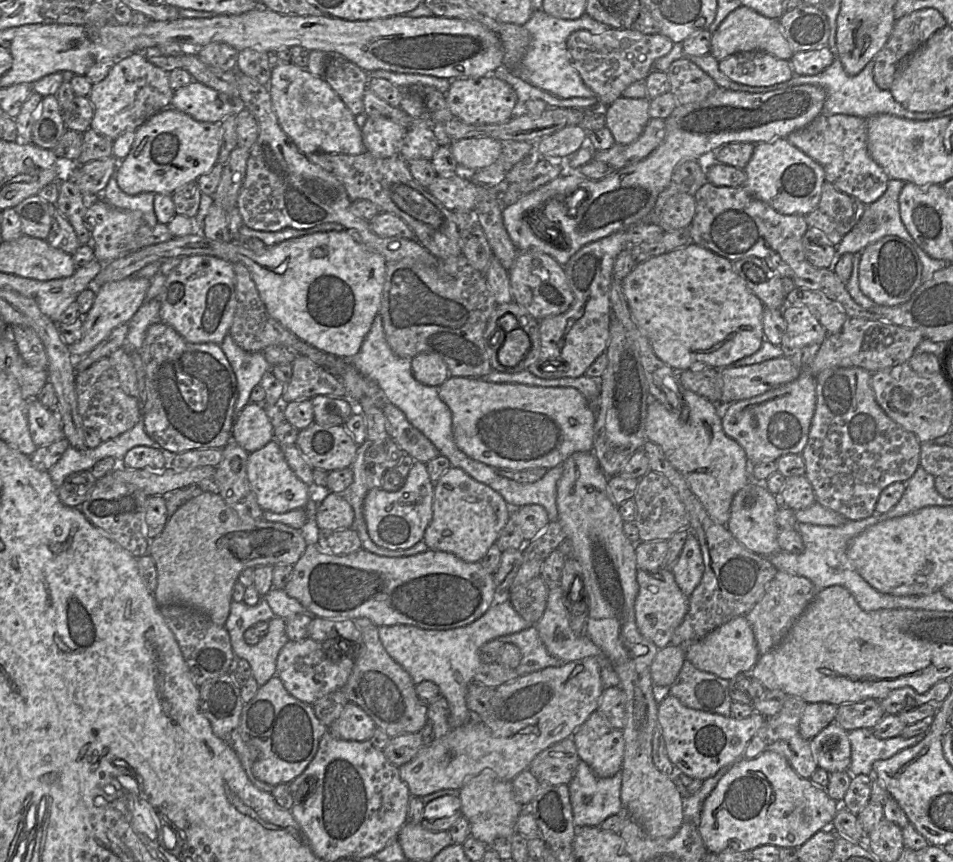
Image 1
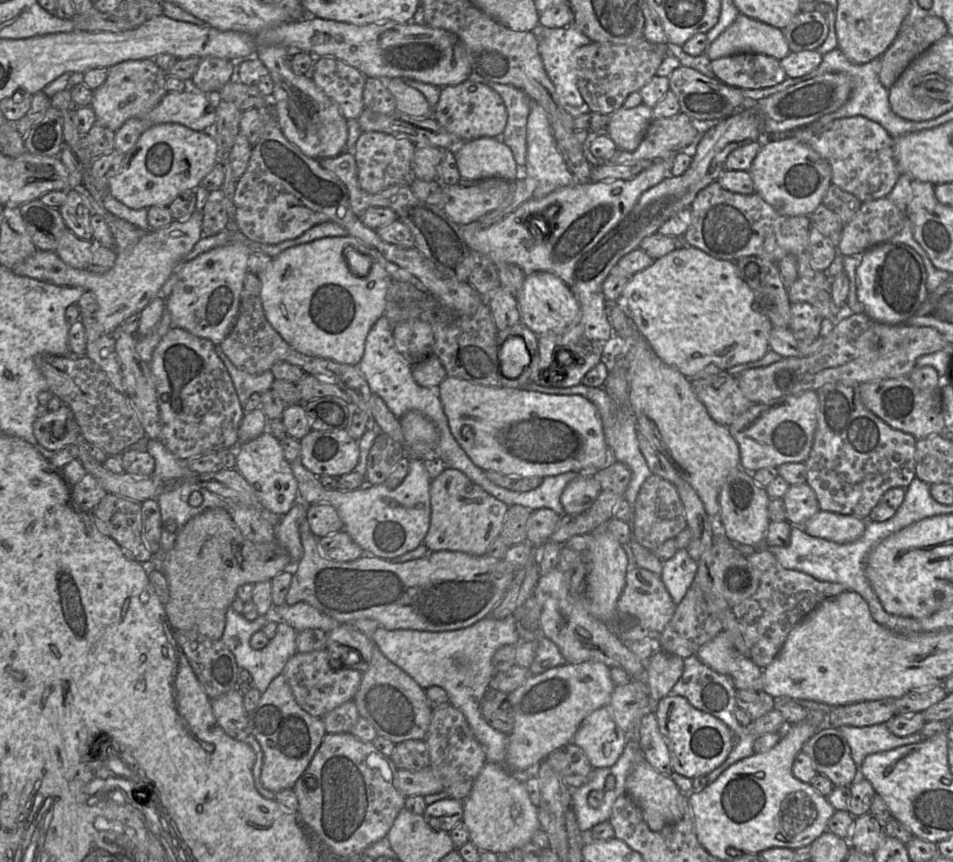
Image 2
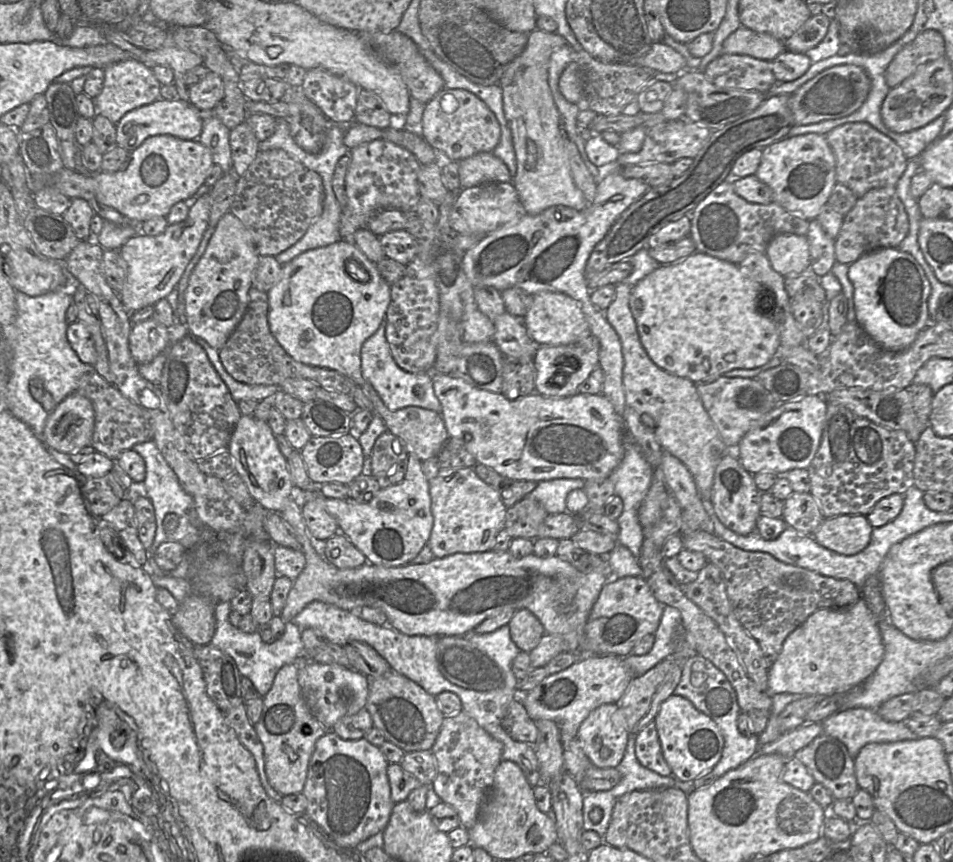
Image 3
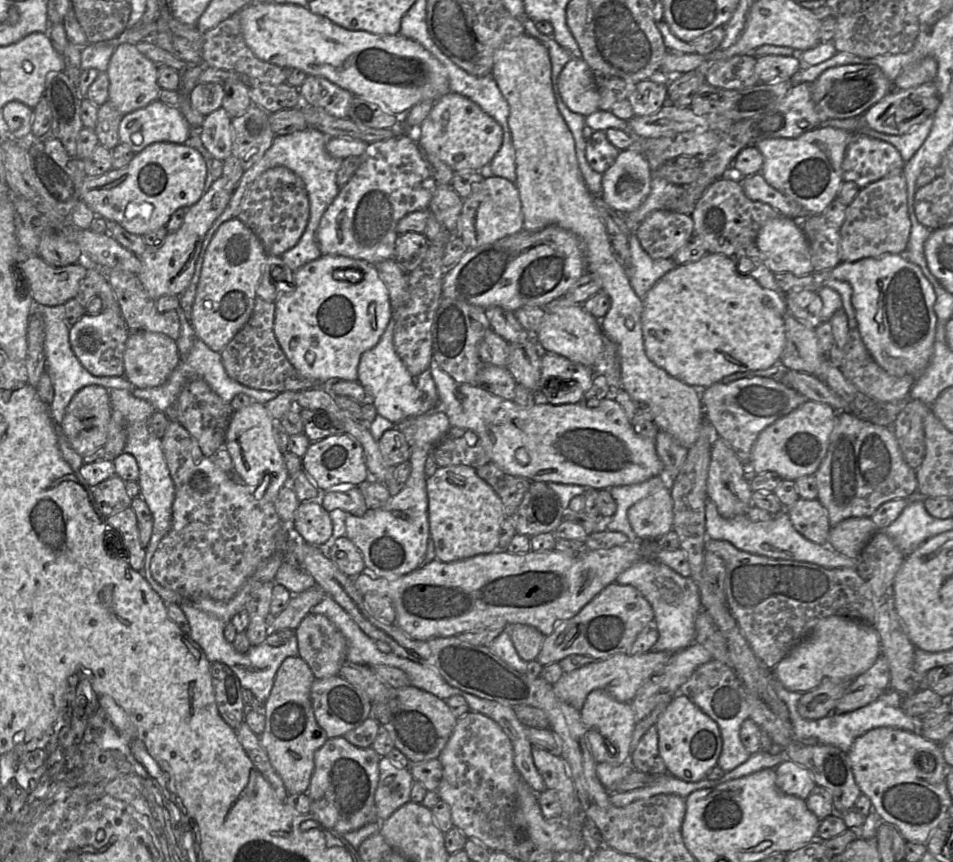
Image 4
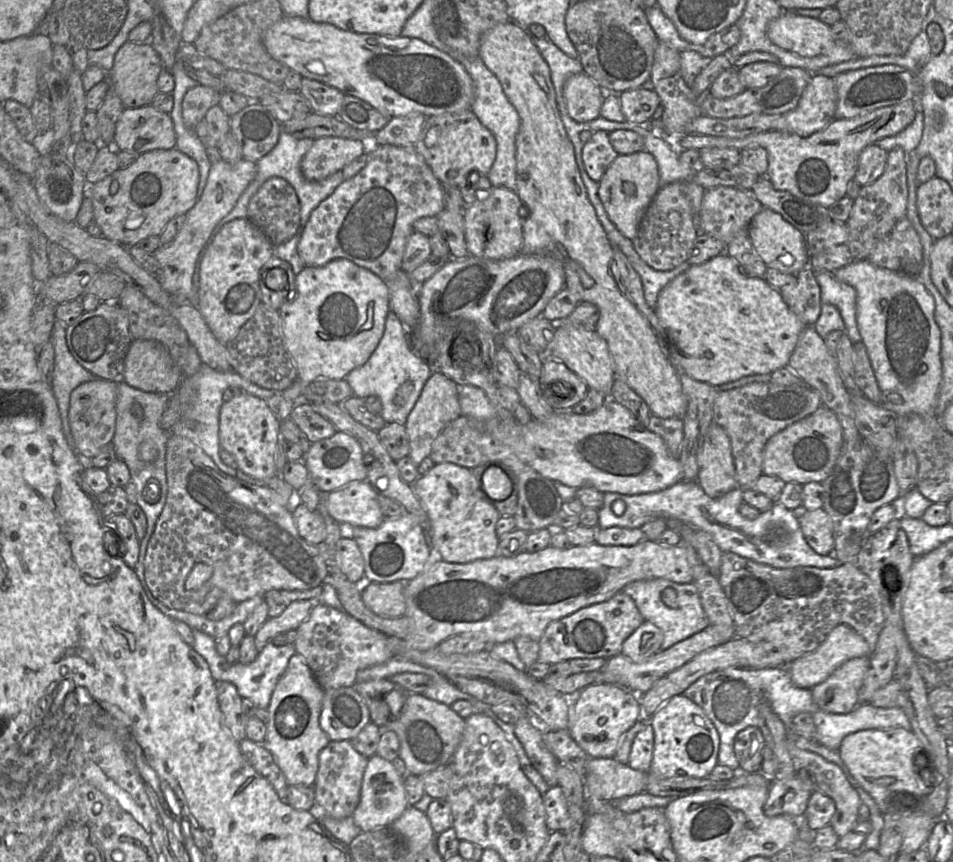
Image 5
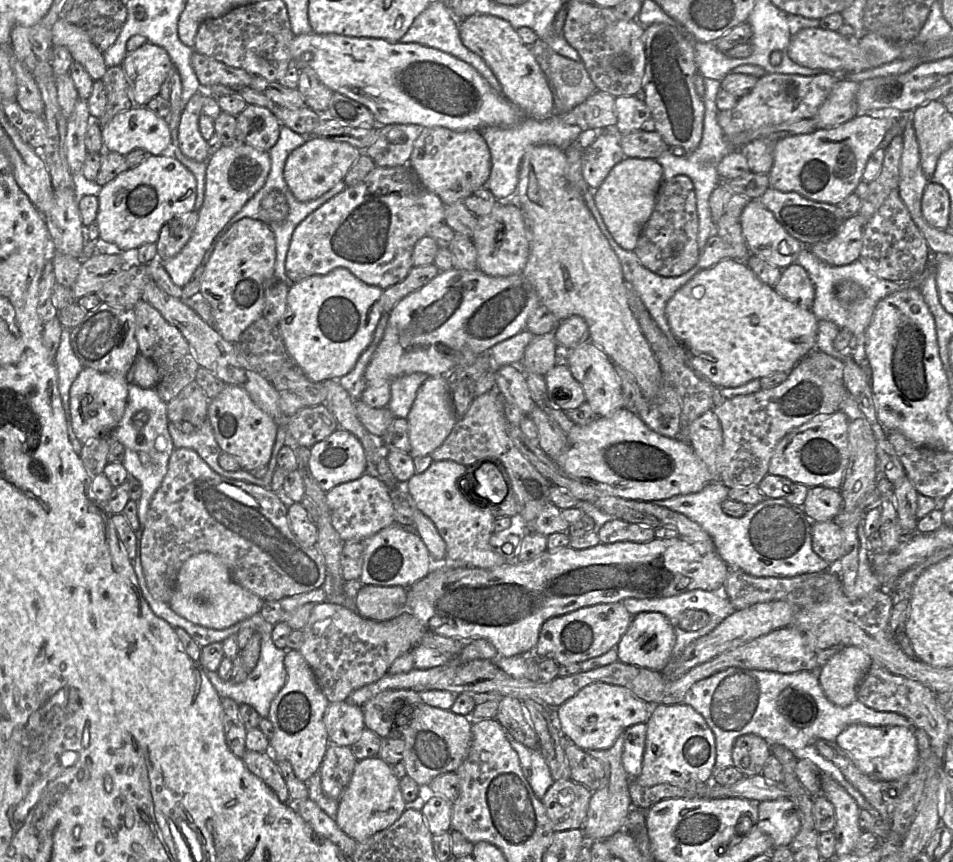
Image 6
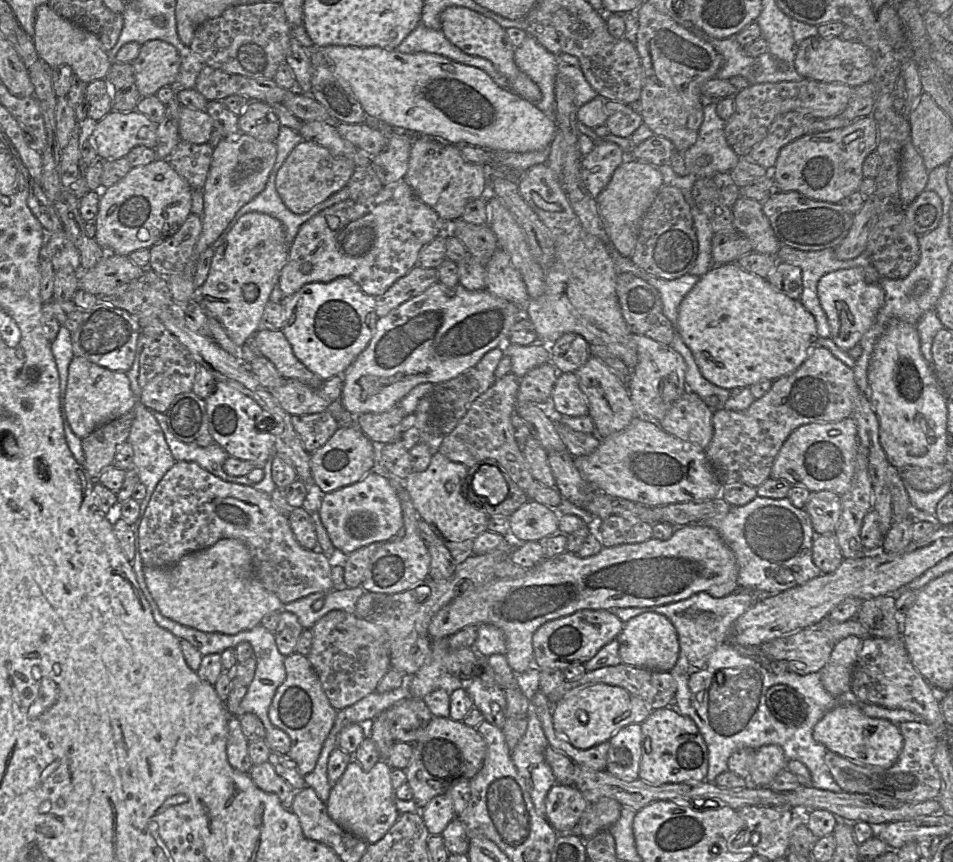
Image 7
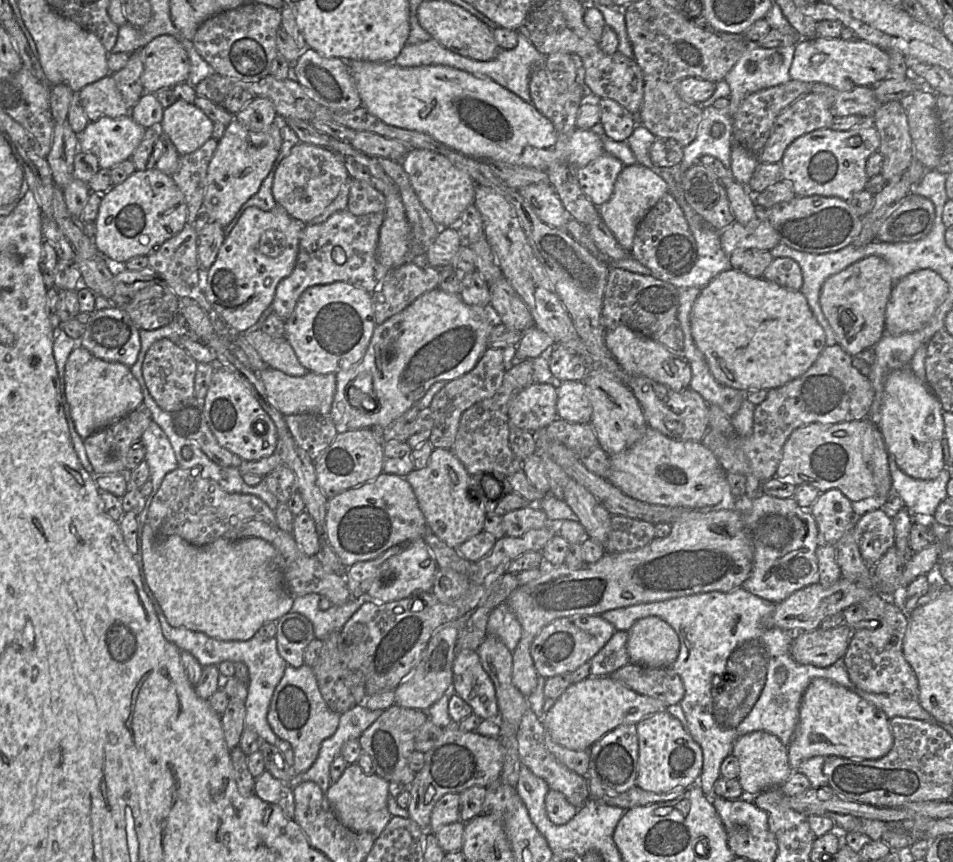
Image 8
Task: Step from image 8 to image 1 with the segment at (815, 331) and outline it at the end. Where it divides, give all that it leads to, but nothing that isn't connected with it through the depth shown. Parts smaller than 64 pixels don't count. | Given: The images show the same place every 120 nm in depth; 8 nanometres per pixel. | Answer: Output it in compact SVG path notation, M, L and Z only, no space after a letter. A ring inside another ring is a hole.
M695 243L636 264L622 280L622 288L632 317L650 341L656 356L676 372L690 369L694 362L726 368L756 353L765 340L763 302L735 272L732 261Z

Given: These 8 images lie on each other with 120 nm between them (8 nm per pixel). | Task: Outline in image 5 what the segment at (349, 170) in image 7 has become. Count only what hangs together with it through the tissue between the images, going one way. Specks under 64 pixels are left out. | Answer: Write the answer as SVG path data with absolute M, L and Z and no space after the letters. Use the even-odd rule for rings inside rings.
M318 138L314 140L311 148L302 158L301 172L310 181L321 181L342 171L366 151L367 143L361 139Z

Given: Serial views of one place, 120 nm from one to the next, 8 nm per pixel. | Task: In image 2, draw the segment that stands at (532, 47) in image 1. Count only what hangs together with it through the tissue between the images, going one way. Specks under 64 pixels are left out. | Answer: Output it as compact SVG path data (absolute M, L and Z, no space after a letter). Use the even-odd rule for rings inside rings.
M538 24L533 30L538 40L538 50L545 71L554 85L558 98L563 107L574 117L588 112L584 100L577 87L577 63L575 51L592 41L573 24L562 28L547 28Z

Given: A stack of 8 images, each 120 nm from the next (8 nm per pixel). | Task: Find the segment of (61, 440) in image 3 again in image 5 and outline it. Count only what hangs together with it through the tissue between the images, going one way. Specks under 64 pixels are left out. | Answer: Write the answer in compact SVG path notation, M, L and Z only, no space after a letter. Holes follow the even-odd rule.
M101 378L84 382L70 395L69 423L78 451L92 458L112 443L116 428L117 383Z

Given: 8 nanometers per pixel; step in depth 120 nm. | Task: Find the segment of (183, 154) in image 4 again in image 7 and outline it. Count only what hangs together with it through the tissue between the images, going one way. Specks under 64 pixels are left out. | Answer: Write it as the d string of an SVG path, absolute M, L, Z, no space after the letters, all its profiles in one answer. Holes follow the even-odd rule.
M167 159L132 167L116 184L102 188L96 215L97 243L107 252L129 256L172 236L192 213L192 188Z

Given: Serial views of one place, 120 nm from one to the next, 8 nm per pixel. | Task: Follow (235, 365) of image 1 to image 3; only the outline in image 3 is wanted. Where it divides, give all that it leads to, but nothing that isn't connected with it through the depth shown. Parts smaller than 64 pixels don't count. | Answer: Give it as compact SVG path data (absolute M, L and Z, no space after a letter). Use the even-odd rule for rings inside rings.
M193 336L197 344L203 347L212 366L228 387L233 400L238 403L242 400L262 401L265 398L273 398L280 389L278 385L249 385L236 381L224 368L219 358L218 350L210 347L203 339Z

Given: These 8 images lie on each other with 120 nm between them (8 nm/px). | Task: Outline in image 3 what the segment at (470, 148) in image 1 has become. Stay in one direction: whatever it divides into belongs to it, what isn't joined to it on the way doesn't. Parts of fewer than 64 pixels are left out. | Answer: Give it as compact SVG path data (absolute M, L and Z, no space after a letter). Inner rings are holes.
M481 152L458 162L461 188L486 182L512 182L506 164L492 152Z

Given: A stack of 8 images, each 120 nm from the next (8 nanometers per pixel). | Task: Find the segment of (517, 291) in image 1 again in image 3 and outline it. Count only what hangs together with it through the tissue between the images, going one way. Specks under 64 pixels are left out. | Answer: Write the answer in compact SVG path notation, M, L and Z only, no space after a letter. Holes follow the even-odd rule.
M543 291L531 296L528 311L522 321L537 346L568 345L591 335L590 326L579 304L562 292Z

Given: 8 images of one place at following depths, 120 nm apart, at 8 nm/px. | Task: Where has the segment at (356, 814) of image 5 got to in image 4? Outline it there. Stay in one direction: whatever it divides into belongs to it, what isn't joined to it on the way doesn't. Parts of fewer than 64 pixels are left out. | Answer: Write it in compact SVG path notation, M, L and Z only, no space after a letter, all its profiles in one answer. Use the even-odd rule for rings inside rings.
M387 757L379 761L379 782L375 791L375 806L379 822L387 820L410 800L414 782L408 768L393 764Z

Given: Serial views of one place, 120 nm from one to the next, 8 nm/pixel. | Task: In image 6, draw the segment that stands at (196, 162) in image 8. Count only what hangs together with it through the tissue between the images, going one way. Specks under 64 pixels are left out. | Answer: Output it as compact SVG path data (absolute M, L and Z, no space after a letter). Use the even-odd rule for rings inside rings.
M200 90L189 99L179 125L179 147L185 156L197 162L207 162L210 157L207 141L199 130L199 118L207 95L209 94L205 90Z

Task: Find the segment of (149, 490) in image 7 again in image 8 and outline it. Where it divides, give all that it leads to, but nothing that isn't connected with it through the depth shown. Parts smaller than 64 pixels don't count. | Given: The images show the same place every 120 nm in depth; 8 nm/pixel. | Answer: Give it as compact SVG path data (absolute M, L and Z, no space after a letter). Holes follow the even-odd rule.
M152 420L140 439L145 447L144 461L149 467L149 479L152 483L152 492L146 497L146 502L142 512L137 516L139 535L147 519L148 510L152 500L157 493L164 477L171 471L178 468L178 462L171 443L161 429L161 427Z

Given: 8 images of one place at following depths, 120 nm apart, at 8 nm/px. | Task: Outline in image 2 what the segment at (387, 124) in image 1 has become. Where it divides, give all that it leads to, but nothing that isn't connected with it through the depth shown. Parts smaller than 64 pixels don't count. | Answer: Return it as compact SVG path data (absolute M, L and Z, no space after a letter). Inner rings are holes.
M376 131L362 132L353 149L360 187L368 193L376 194L393 185L411 185L414 179L411 161L415 147L411 141L405 138L397 138Z

